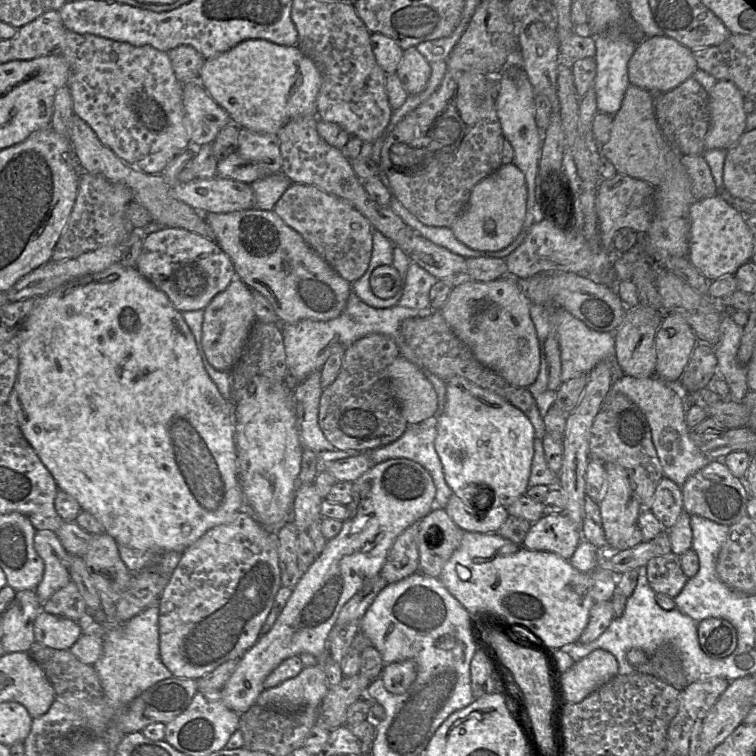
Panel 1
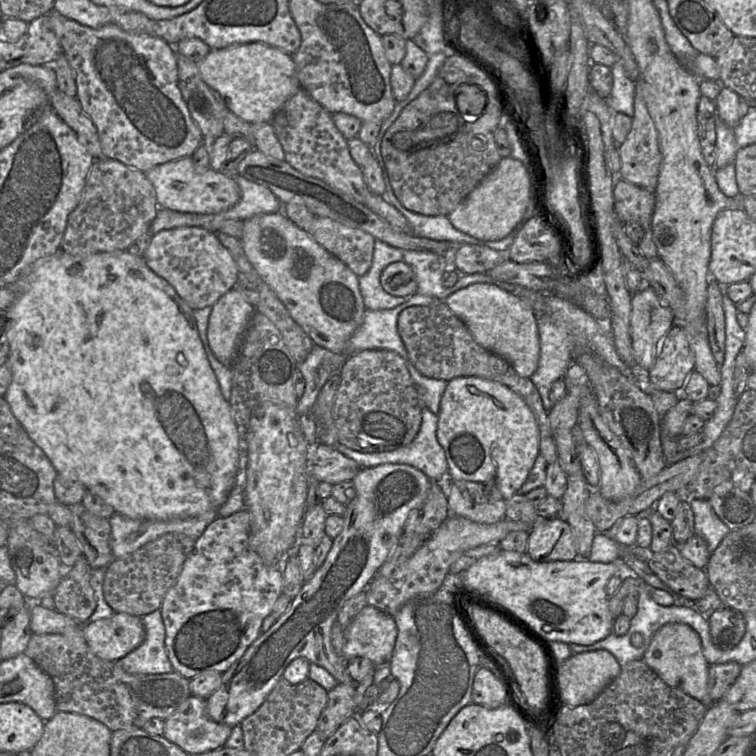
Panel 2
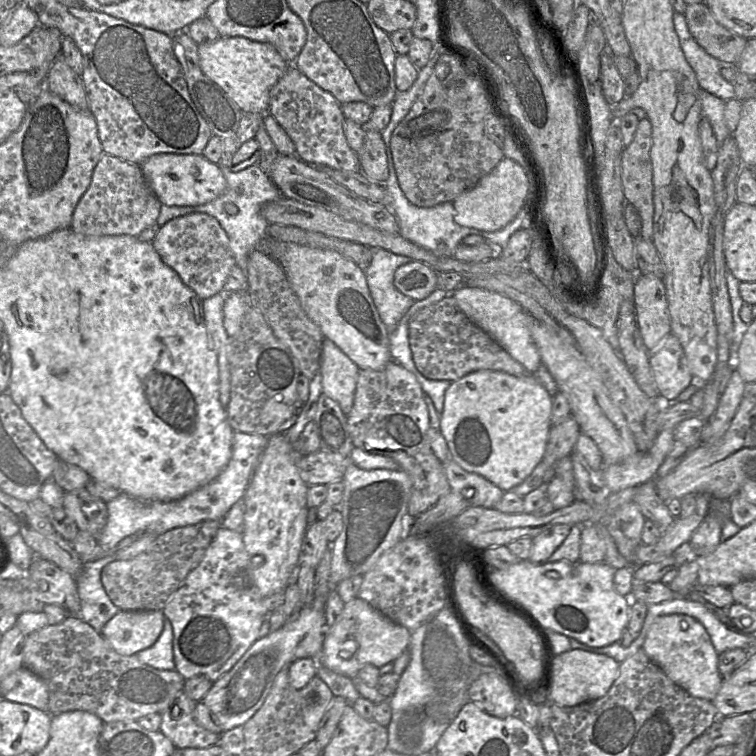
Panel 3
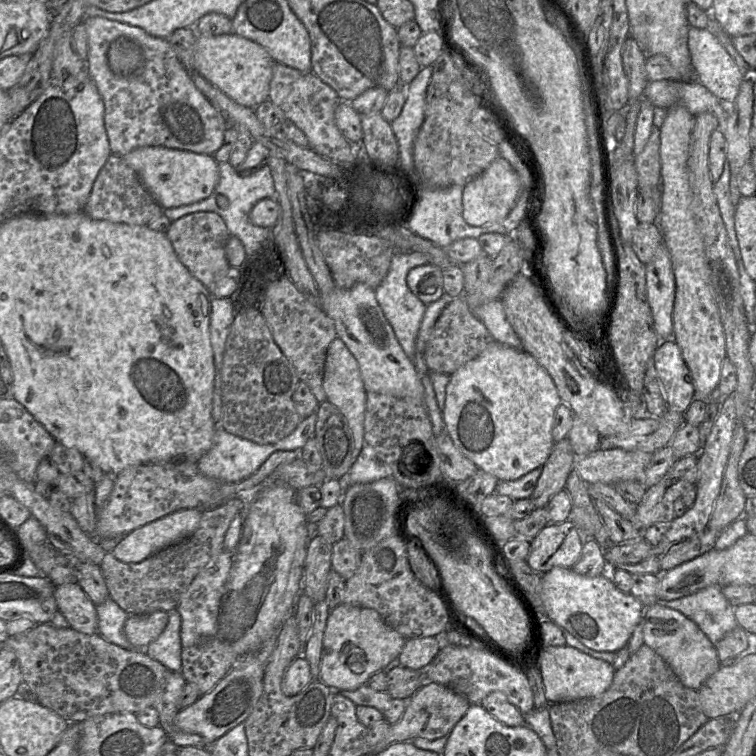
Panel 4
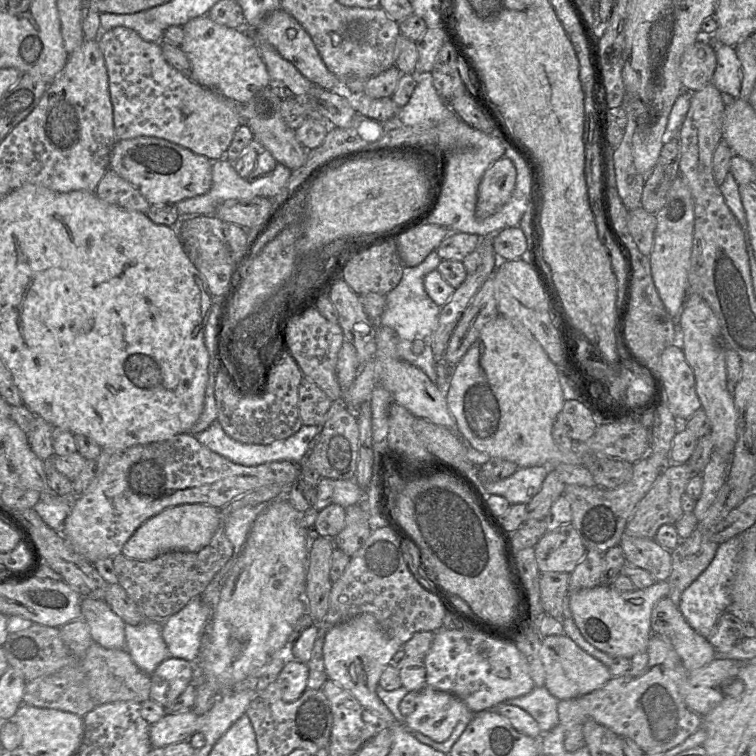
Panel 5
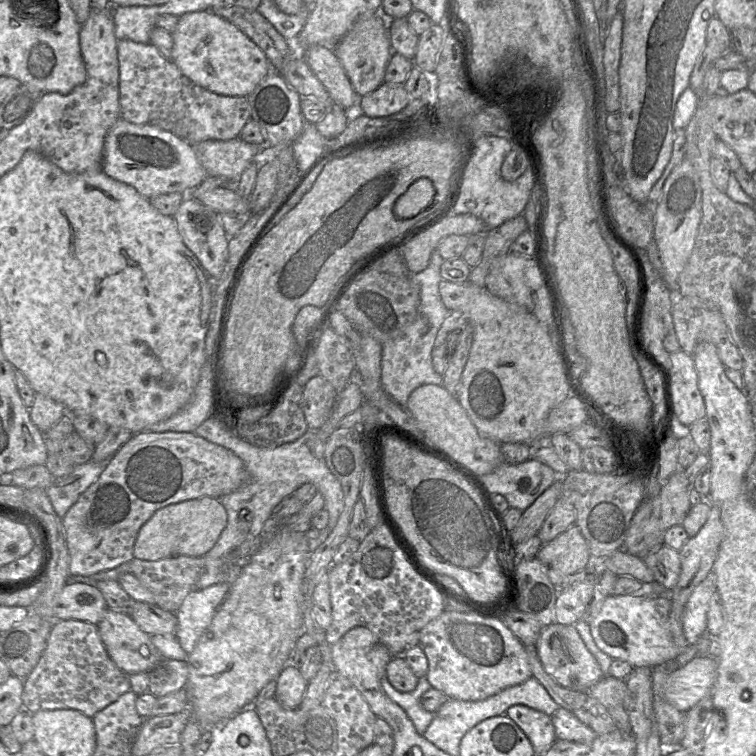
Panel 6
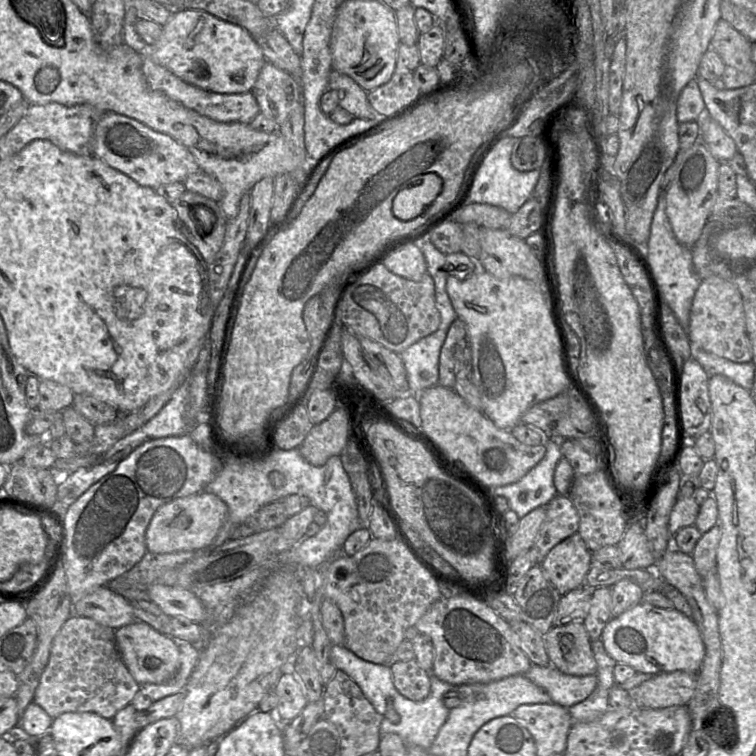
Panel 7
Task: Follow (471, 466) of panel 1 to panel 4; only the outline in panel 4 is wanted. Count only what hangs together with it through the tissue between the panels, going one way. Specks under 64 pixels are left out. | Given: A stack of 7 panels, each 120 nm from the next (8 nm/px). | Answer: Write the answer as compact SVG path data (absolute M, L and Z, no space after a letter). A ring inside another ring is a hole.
M492 341L492 343L475 359L467 362L450 375L449 382L446 386L446 400L442 411L442 418L445 425L445 431L449 434L455 446L464 456L472 461L478 469L492 474L497 477L499 481L516 480L532 470L542 467L549 458L555 443L552 437L555 412L561 403L562 400L553 379L531 354L523 349L515 349Z

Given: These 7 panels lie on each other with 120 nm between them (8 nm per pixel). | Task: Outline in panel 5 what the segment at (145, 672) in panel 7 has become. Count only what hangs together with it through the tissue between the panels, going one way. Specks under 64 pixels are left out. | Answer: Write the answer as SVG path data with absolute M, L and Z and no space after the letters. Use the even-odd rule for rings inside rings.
M83 597L81 601L81 619L87 623L95 643L107 649L124 649L126 623L104 600Z

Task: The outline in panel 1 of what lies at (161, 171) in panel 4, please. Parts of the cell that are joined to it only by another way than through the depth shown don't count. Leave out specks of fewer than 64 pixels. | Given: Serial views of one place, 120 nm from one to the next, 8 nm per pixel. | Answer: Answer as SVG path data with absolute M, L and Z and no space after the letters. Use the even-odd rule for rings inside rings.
M190 146L182 151L168 163L160 174L175 197L200 213L230 213L253 208L255 198L249 184L218 176L211 179L195 178L188 183L182 183L178 180L178 174L181 168L185 162L193 158L192 149L195 148L197 147Z

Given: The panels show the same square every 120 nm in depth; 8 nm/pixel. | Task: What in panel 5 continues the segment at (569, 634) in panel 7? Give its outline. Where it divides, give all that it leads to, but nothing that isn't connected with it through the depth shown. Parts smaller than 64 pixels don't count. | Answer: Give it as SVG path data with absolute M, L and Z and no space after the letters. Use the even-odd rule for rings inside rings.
M567 635L542 638L539 656L545 670L545 687L558 700L589 694L601 688L612 678L607 666L582 650Z

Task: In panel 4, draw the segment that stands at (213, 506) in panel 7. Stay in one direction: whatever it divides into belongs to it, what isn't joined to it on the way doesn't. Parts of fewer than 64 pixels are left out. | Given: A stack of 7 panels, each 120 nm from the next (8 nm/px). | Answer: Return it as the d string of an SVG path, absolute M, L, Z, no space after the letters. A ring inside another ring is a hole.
M181 509L143 525L124 536L111 553L121 562L139 563L190 536L202 511L207 510Z

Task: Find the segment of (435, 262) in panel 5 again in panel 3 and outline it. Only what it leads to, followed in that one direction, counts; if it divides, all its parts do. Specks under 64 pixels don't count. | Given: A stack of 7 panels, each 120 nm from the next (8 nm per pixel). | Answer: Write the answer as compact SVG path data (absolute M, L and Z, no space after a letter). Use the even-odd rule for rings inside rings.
M374 248L372 261L364 271L372 301L389 333L415 302L400 293L393 284L396 269L411 261L409 257Z

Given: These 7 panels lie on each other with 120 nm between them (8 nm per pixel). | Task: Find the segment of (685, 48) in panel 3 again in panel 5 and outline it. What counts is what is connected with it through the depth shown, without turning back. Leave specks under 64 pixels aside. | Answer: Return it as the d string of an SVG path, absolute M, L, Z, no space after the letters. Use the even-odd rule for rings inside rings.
M703 36L697 41L707 41L714 48L717 65L711 83L720 93L727 93L737 99L741 90L741 64L734 47L713 44L710 37Z

